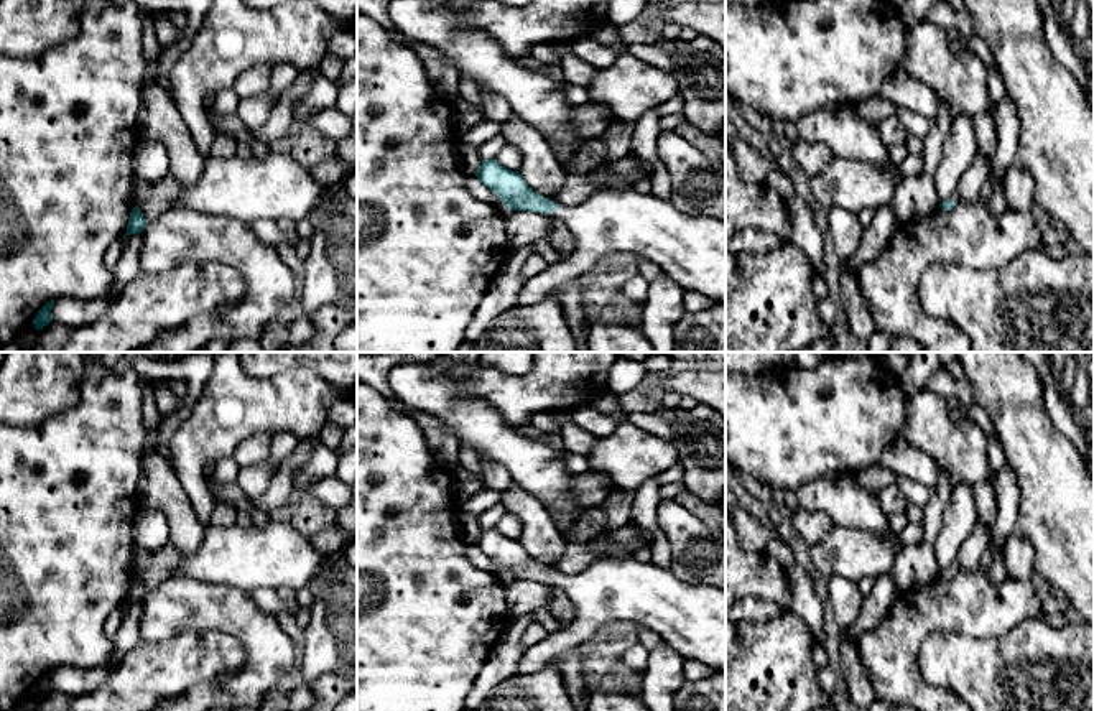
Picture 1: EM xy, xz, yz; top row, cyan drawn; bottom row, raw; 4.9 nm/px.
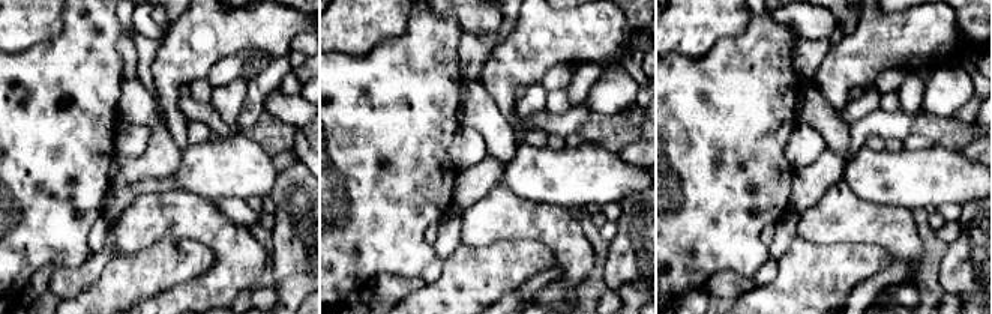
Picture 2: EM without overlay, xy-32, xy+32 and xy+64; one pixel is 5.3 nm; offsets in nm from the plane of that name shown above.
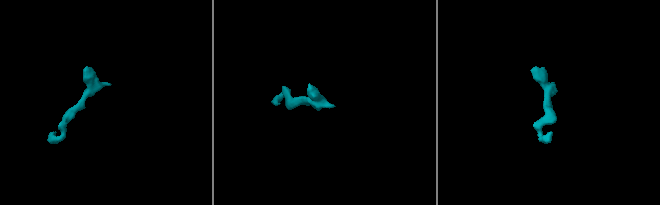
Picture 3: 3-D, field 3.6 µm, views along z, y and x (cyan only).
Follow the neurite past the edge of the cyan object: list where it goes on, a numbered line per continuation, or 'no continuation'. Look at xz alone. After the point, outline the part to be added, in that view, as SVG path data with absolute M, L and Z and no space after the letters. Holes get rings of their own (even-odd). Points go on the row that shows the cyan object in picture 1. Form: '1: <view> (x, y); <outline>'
1: xz (690, 249); M602 188L586 201L553 211L574 237L572 253L541 273L528 278L515 306L536 304L556 288L571 285L596 268L597 262L615 252L632 252L656 263L683 291L698 291L725 306L725 221L709 216L688 216L670 199L627 188ZM673 199L674 201L674 199Z

